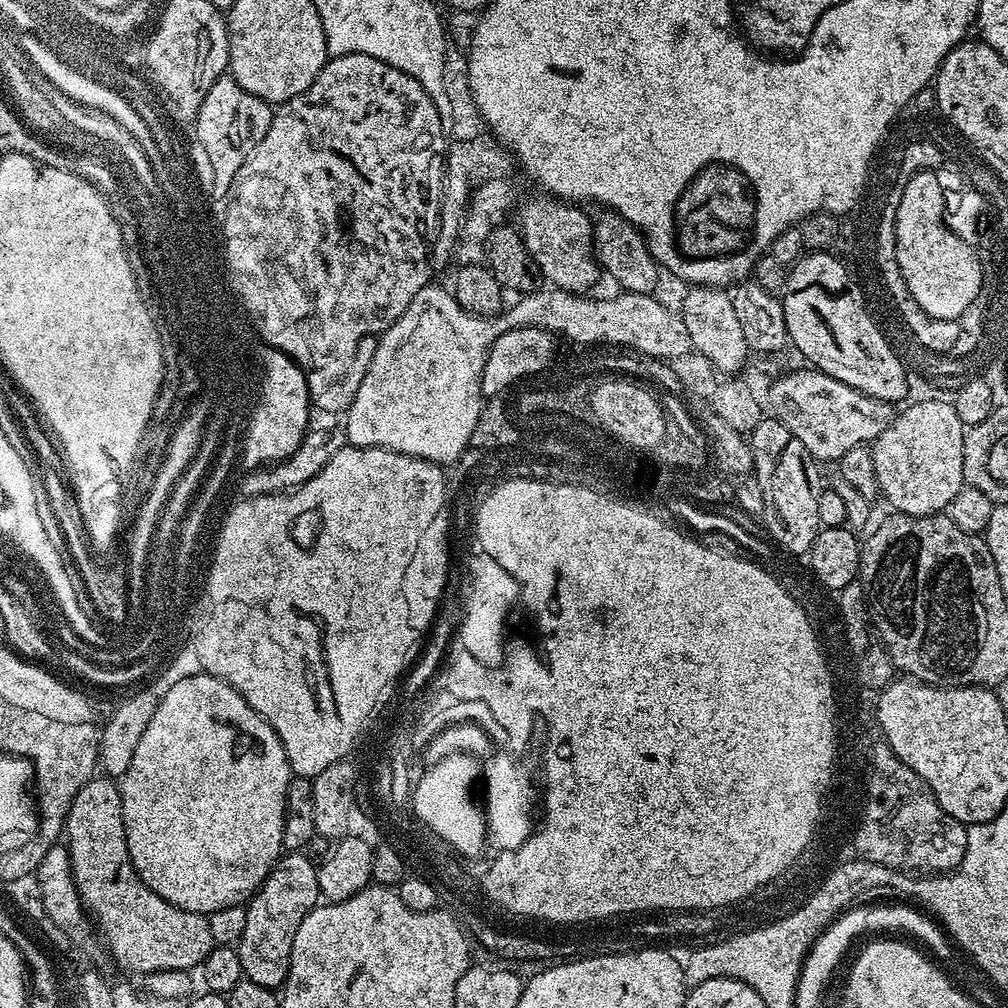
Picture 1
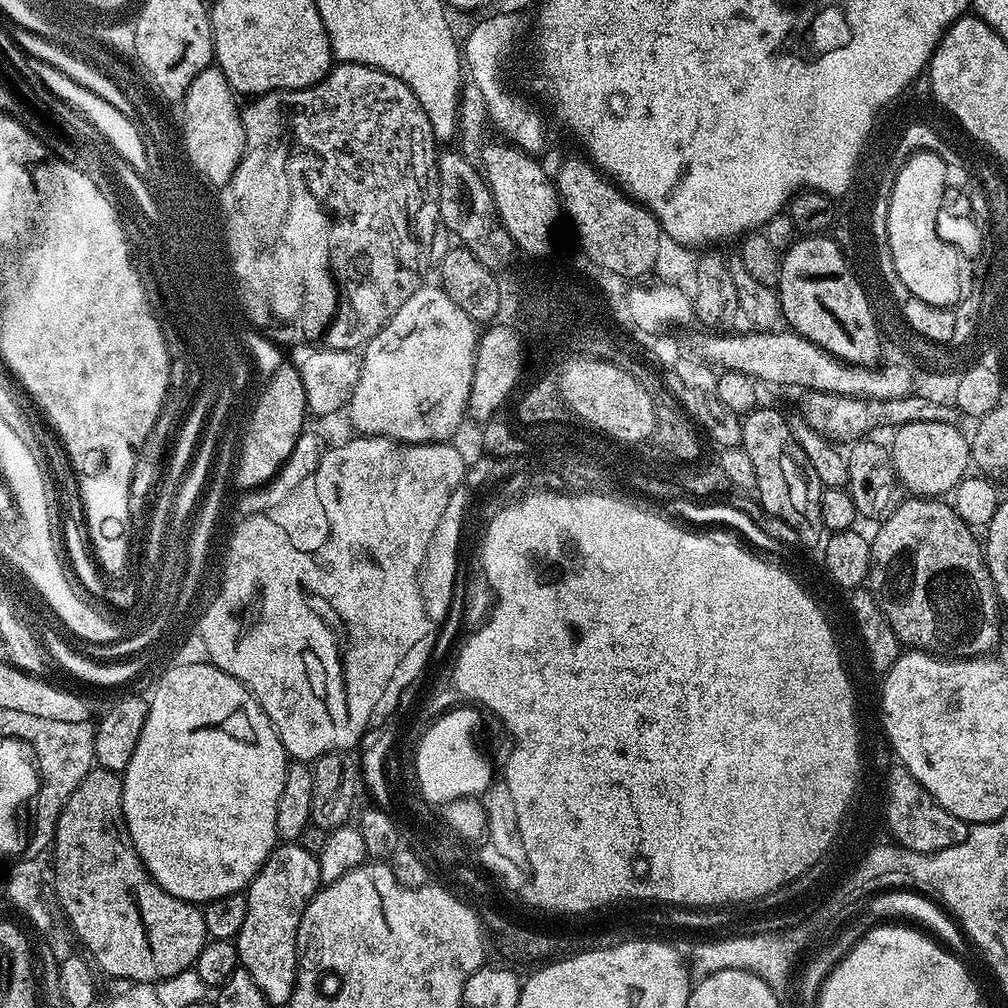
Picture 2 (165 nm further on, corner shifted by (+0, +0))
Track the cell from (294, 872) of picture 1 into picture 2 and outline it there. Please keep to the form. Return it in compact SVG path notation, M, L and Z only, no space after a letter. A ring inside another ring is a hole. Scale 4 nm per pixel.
M280 842L246 889L246 922L242 922L242 930L234 943L240 955L240 967L247 970L254 982L258 982L258 990L262 990L269 1005L287 1005L294 994L298 983L298 926L306 906L320 887L318 857L310 854L310 850L302 850L298 842Z

